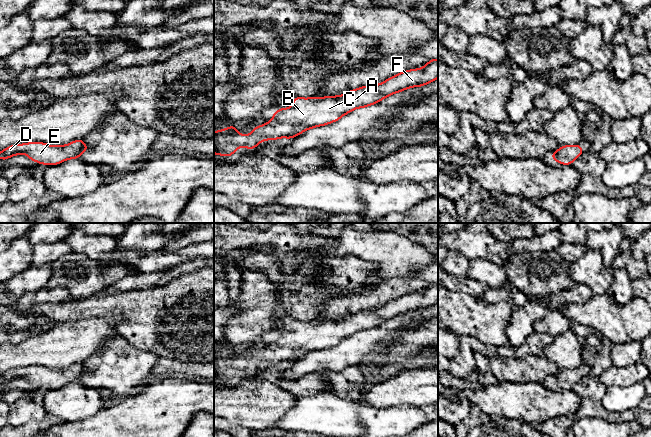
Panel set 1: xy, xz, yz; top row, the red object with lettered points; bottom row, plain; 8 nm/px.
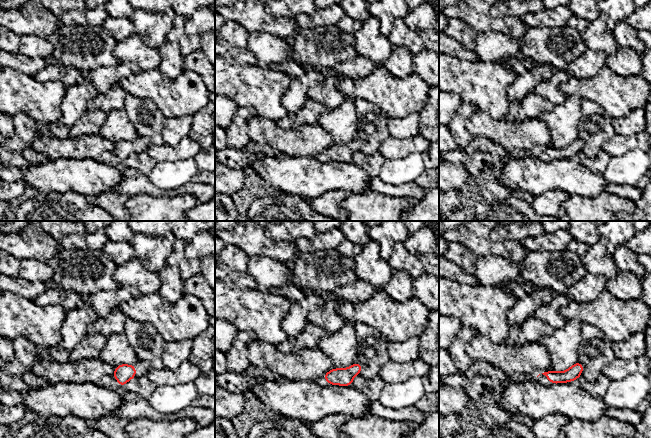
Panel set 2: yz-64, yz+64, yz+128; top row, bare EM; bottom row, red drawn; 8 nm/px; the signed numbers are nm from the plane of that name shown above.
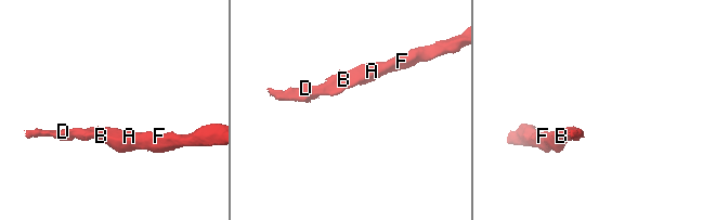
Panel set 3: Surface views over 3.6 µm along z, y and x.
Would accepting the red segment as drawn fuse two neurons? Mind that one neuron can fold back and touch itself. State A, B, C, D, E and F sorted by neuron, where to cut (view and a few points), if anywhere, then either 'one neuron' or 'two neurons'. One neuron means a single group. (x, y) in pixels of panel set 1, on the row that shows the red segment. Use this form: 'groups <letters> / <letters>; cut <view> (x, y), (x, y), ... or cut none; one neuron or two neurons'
groups A B C D E F; cut none; one neuron

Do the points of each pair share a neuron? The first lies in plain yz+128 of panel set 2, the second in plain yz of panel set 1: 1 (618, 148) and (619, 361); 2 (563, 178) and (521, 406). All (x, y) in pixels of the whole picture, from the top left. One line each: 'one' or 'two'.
1: two
2: one

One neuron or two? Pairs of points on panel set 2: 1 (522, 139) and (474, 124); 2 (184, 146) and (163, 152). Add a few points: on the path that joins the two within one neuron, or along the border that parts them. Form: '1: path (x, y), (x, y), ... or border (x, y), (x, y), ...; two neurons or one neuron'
1: path (510, 135), (486, 126); one neuron
2: path (179, 151), (168, 152); one neuron

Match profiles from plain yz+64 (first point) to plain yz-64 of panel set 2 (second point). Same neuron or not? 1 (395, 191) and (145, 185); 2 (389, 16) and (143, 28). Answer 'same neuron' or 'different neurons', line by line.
1: same neuron
2: same neuron

